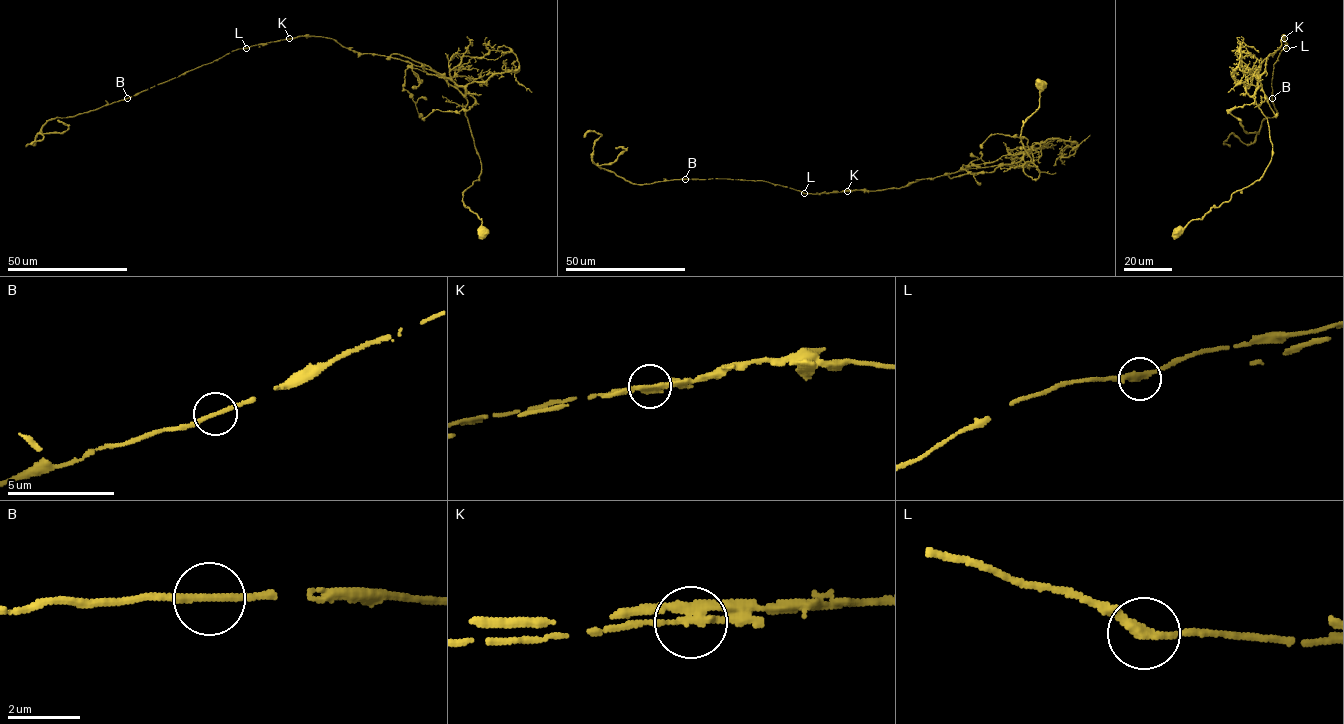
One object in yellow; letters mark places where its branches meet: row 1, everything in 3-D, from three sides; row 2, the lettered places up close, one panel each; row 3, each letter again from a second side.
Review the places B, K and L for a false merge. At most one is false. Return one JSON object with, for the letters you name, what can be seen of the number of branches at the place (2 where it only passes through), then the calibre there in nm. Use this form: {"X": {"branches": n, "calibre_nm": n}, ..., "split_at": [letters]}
{"split_at": []}

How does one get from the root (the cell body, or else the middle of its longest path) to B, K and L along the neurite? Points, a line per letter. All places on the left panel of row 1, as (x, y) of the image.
B: (481, 233), (463, 201), (481, 171), (467, 100), (435, 72), (299, 36), (237, 49), (127, 98)
K: (481, 233), (463, 201), (481, 171), (465, 97), (440, 74), (399, 59), (327, 37), (289, 39)
L: (481, 233), (481, 219), (463, 201), (481, 171), (467, 100), (440, 74), (323, 37), (246, 48)

